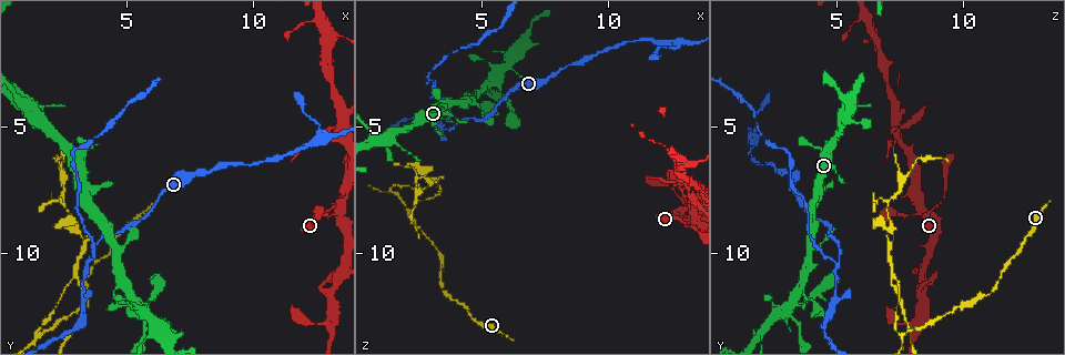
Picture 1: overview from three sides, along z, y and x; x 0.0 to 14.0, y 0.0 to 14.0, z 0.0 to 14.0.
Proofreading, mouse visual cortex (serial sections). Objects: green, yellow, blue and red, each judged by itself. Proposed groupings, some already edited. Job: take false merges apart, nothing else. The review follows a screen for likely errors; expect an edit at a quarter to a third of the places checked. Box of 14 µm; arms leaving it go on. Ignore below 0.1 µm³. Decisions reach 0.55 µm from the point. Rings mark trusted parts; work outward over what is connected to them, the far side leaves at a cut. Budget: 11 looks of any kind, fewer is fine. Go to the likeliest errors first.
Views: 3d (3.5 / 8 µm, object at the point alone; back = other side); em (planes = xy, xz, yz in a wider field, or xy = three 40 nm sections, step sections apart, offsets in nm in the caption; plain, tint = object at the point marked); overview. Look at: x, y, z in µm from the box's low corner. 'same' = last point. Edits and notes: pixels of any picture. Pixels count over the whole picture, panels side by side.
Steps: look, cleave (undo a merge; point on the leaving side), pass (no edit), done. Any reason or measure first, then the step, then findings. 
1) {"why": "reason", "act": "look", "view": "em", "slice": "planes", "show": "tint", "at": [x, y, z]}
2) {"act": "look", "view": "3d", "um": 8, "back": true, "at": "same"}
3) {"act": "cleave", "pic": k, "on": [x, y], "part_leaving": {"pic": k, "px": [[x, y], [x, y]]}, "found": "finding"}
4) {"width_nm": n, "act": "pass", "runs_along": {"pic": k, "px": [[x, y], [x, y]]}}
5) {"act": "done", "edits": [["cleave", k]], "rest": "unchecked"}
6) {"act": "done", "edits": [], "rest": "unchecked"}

{"why": "three-way junction", "act": "look", "view": "3d", "um": 3.5, "at": [3.5, 10.4, 5.0]}

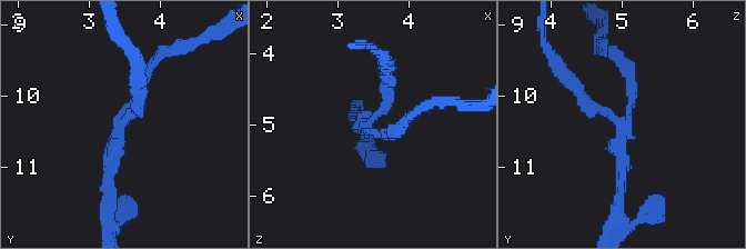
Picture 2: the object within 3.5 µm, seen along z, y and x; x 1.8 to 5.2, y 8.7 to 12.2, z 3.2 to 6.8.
{"act": "cleave", "pic": 2, "on": [585, 109], "found": "two cells meet here"}

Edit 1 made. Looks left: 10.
{"why": "redraw", "act": "look", "view": "overview"}

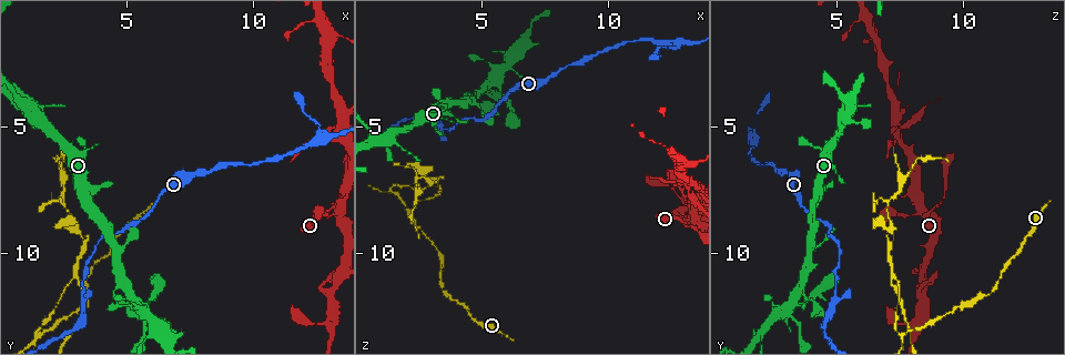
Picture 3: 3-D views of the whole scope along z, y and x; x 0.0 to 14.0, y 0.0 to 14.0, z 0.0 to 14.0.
{"why": "three arms meet", "act": "look", "view": "3d", "um": 3.5, "back": true, "at": [1.6, 13.1, 7.6]}

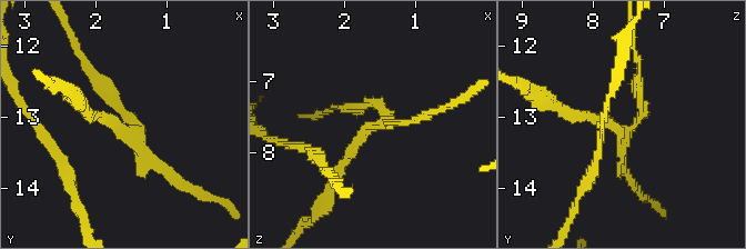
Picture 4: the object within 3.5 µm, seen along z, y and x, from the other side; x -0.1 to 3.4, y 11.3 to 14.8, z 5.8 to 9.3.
{"arms": 3, "arm_widths_nm": [150, 150, 150], "why": "now the EM", "act": "look", "view": "em", "slice": "xy", "step": 2, "show": "plain", "at": [1.60, 13.15, 7.60]}

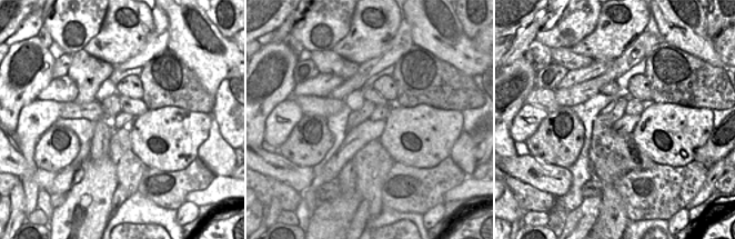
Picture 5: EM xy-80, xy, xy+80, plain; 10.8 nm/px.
{"act": "look", "view": "em", "slice": "xy", "step": 2, "show": "tint", "at": "same"}

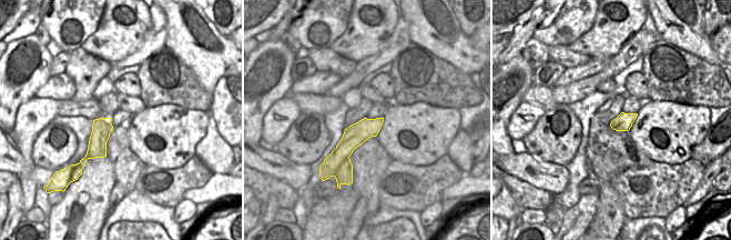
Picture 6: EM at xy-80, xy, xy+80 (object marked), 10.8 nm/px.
{"act": "cleave", "pic": 4, "on": [112, 95], "part_leaving": {"pic": 4, "px": [[137, 129], [92, 75], [79, 45]]}, "found": "two cells meet here"}

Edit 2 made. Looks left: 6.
{"why": "see it whole again", "act": "look", "view": "overview"}

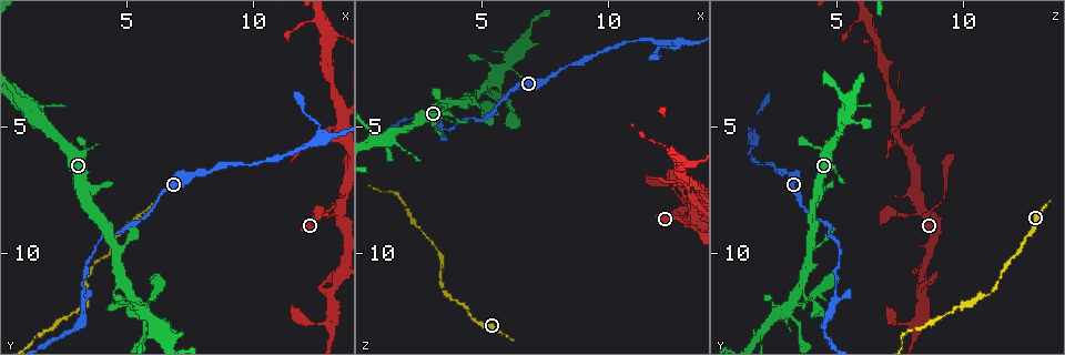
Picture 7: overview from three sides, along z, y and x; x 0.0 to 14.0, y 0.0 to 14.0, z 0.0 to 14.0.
{"why": "sharp bend", "act": "look", "view": "3d", "um": 8, "at": [13.1, 8.1, 8.8]}

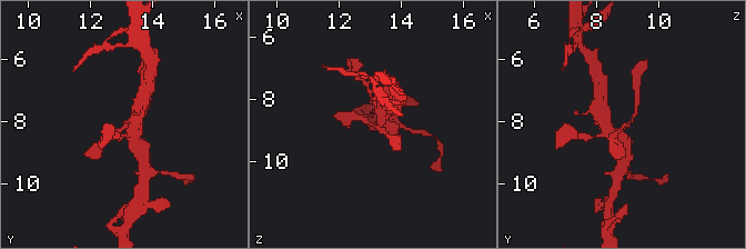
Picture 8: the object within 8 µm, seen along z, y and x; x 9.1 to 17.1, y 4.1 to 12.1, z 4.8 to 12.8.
{"act": "look", "view": "3d", "um": 3.5, "at": [13.2, 8.2, 8.9]}

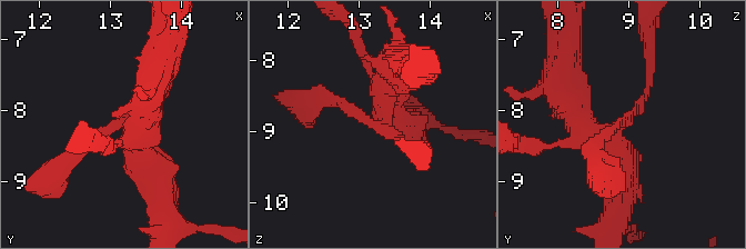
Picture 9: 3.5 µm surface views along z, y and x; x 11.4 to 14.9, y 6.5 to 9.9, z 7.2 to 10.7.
{"act": "look", "view": "em", "slice": "xy", "step": 2, "show": "tint", "at": [13.15, 8.20, 8.90]}

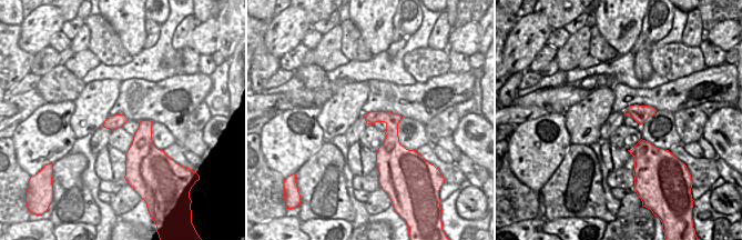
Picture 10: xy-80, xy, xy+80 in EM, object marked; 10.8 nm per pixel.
{"act": "pass", "runs_along": {"pic": 9, "px": [[64, 163], [145, 112]]}, "found": "one cell here"}

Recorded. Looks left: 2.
{"why": "abrupt turn", "act": "look", "view": "3d", "um": 8, "at": [12.7, 5.4, 7.2]}

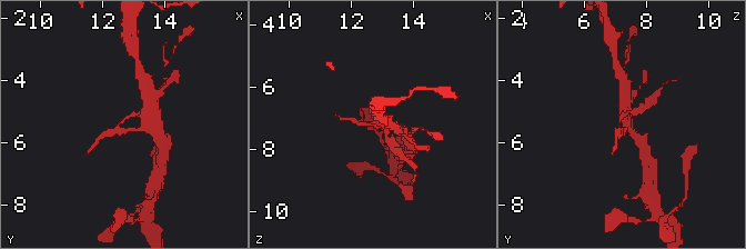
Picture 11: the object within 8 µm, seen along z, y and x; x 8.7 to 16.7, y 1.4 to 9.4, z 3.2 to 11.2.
{"why": "zoom in", "act": "look", "view": "3d", "um": 3.5, "back": true, "at": [12.6, 5.5, 7.2]}

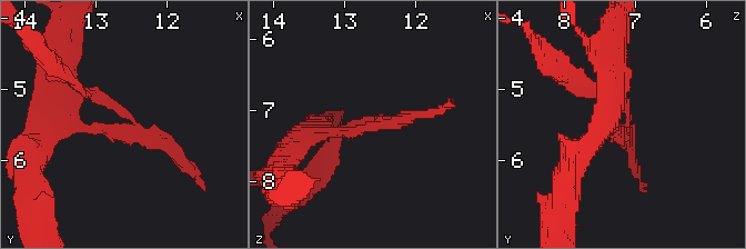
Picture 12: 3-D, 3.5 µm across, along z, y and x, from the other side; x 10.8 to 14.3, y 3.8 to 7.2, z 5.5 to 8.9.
{"act": "pass", "found": "one cell here"}

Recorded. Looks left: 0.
{"act": "done", "edits": [["cleave", 2], ["cleave", 4]], "rest": "unchecked"}

